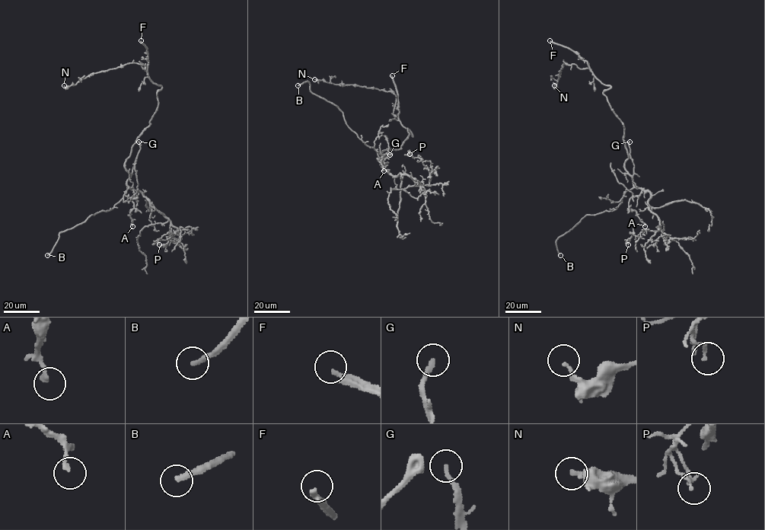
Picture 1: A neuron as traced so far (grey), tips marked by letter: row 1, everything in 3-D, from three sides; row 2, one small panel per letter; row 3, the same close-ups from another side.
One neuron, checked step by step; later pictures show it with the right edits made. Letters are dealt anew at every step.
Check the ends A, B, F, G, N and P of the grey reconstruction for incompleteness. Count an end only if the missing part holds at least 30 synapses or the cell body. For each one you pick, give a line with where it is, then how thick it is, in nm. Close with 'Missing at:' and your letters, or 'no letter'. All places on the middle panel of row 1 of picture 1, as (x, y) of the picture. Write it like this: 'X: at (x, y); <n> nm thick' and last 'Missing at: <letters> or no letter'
B: at (298, 85); 240 nm thick
F: at (392, 75); 240 nm thick
G: at (390, 154); 190 nm thick
Missing at: B, F, G

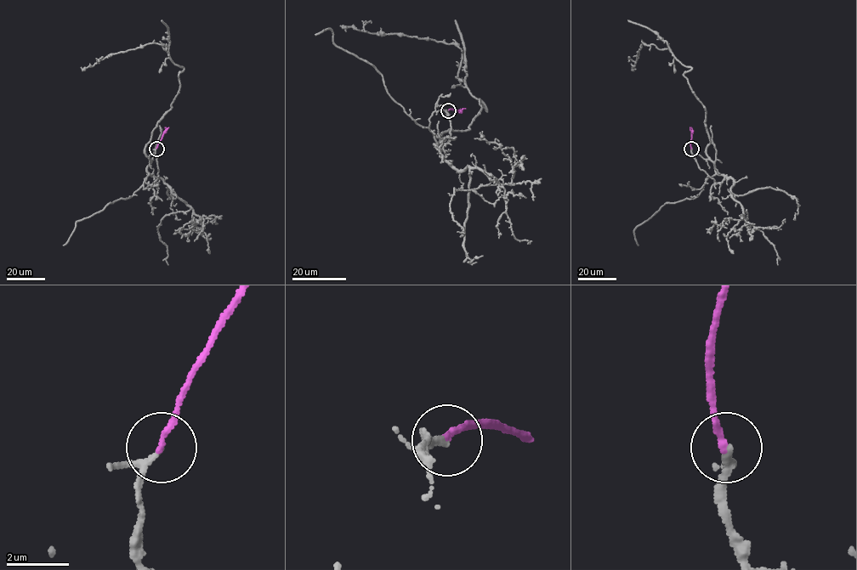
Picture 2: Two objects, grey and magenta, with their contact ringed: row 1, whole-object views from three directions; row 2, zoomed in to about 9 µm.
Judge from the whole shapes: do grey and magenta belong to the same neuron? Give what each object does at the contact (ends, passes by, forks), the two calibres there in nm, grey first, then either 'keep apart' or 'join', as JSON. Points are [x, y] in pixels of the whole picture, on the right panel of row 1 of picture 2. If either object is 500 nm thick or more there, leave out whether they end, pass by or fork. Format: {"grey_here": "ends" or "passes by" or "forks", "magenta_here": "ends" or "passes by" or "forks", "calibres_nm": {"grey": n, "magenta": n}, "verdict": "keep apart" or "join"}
{"grey_here": "passes by", "magenta_here": "ends", "calibres_nm": {"grey": 150, "magenta": 200}, "verdict": "join"}

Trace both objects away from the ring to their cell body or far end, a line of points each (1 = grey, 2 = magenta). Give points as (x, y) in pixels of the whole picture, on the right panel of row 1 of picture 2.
1: (691, 149), (720, 183), (706, 154), (704, 106), (683, 75), (691, 68), (644, 43), (632, 67)
2: (691, 149), (689, 127)

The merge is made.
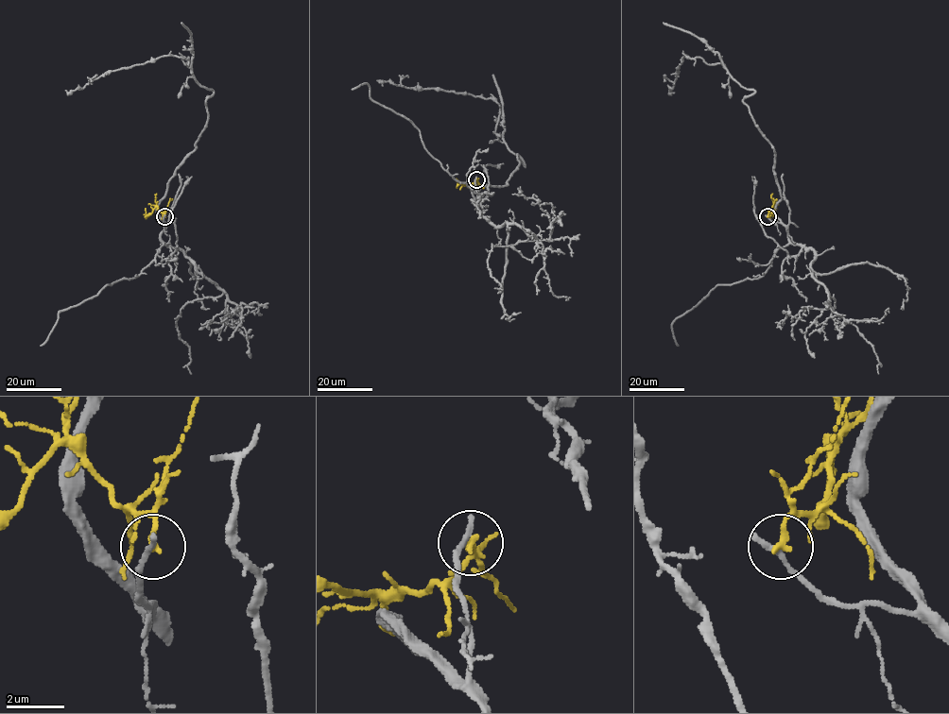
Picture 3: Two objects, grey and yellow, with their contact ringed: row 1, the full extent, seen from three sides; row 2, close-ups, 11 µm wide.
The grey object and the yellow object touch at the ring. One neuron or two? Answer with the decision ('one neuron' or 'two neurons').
two neurons

